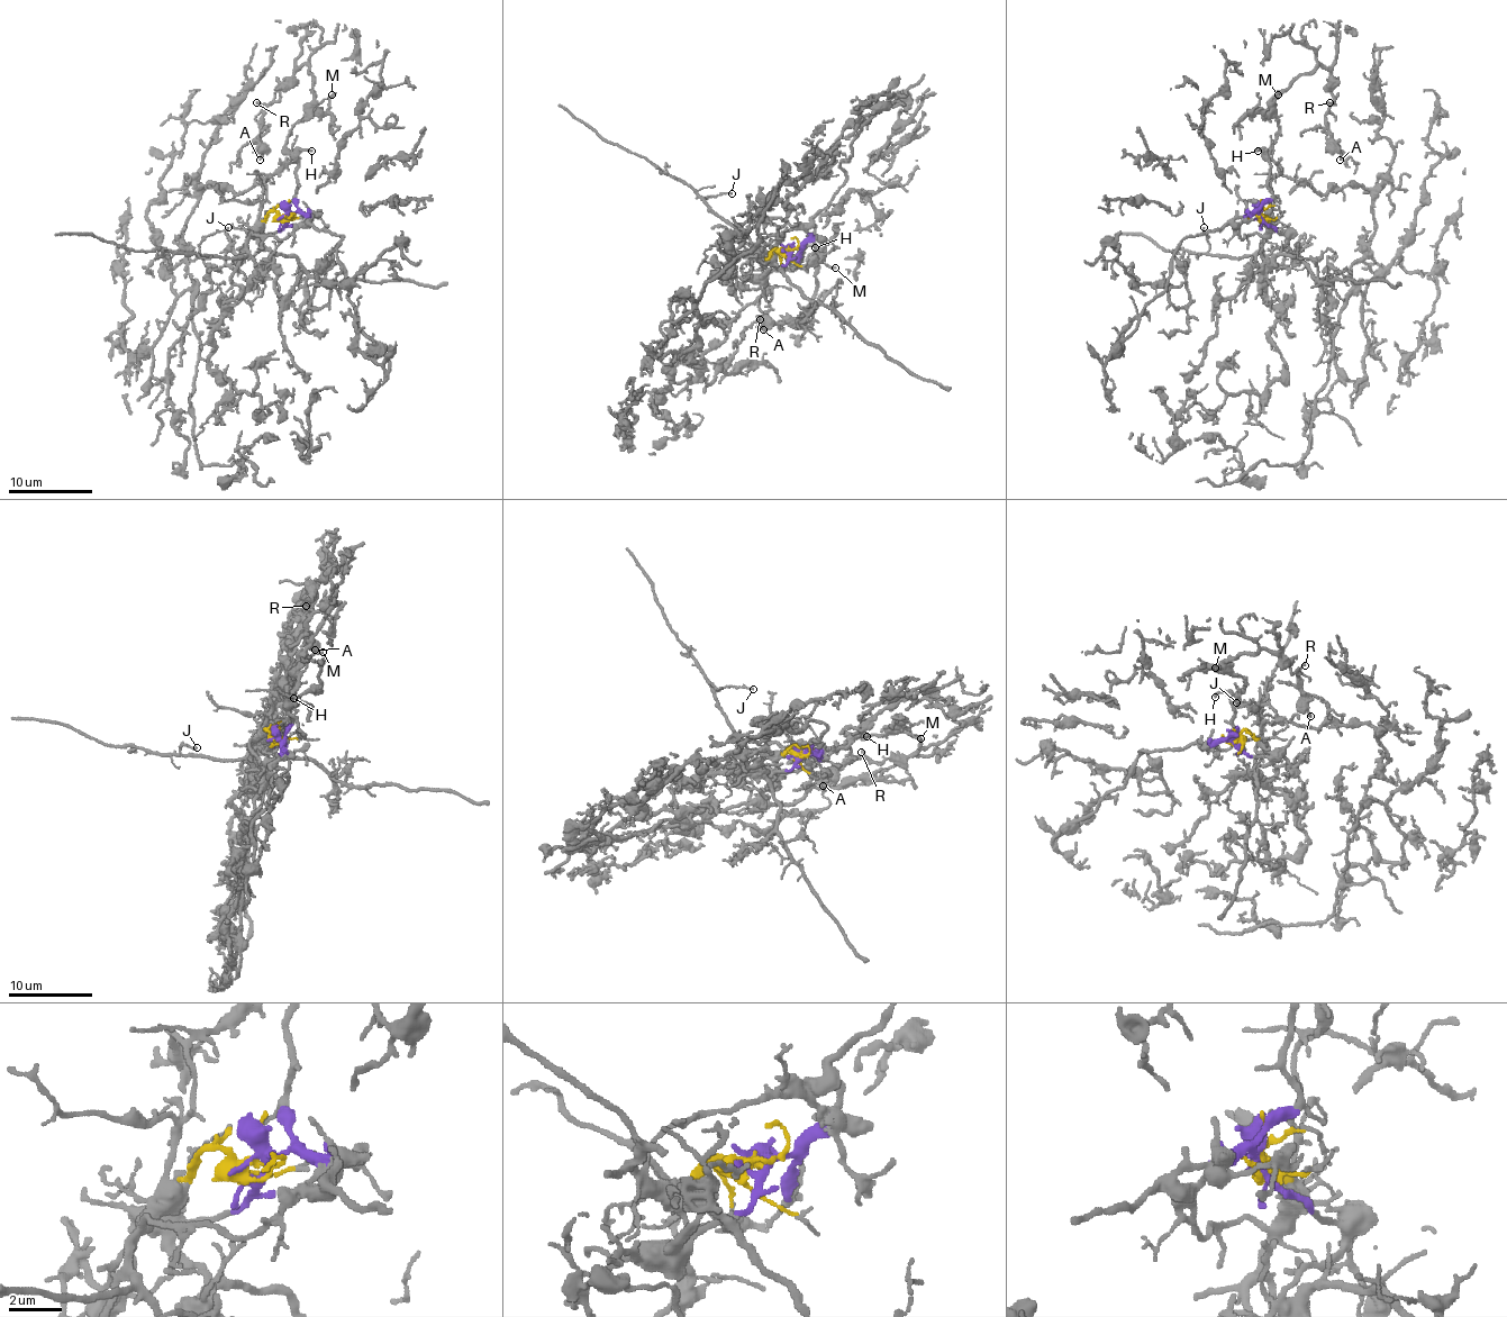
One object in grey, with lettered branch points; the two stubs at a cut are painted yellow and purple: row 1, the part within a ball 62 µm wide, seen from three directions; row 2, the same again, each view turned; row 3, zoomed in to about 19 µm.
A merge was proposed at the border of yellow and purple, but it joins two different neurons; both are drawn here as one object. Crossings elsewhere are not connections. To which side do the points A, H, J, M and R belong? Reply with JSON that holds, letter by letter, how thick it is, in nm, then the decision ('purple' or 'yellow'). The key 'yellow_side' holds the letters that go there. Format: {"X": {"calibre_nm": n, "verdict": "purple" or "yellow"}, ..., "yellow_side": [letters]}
{"A": {"calibre_nm": 160, "verdict": "purple"}, "H": {"calibre_nm": 150, "verdict": "purple"}, "J": {"calibre_nm": 110, "verdict": "yellow"}, "M": {"calibre_nm": 130, "verdict": "purple"}, "R": {"calibre_nm": 140, "verdict": "purple"}, "yellow_side": ["J"]}

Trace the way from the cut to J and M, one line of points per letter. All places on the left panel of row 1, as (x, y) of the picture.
J: (286, 215), (270, 212), (252, 237), (245, 254), (223, 259), (199, 252), (199, 244), (208, 235), (228, 227)
M: (286, 215), (296, 210), (298, 200), (298, 157), (286, 145), (287, 135), (332, 94)

